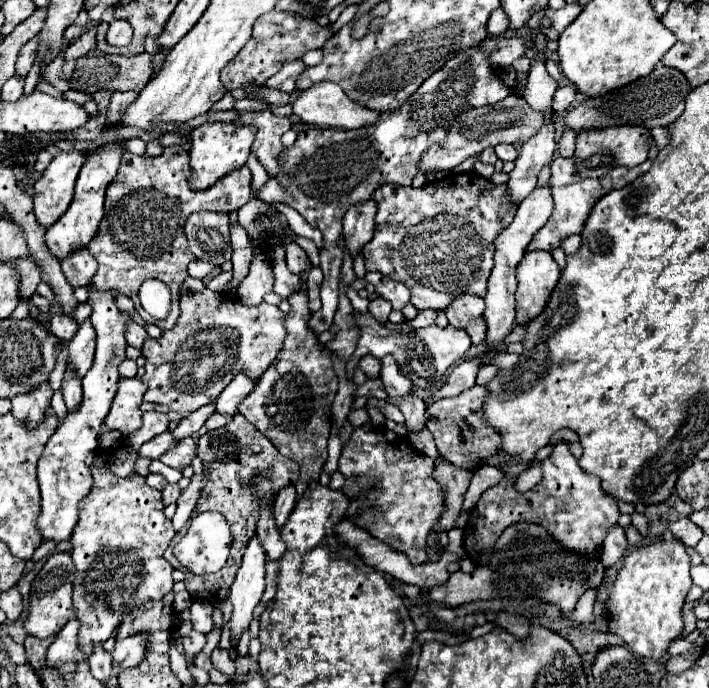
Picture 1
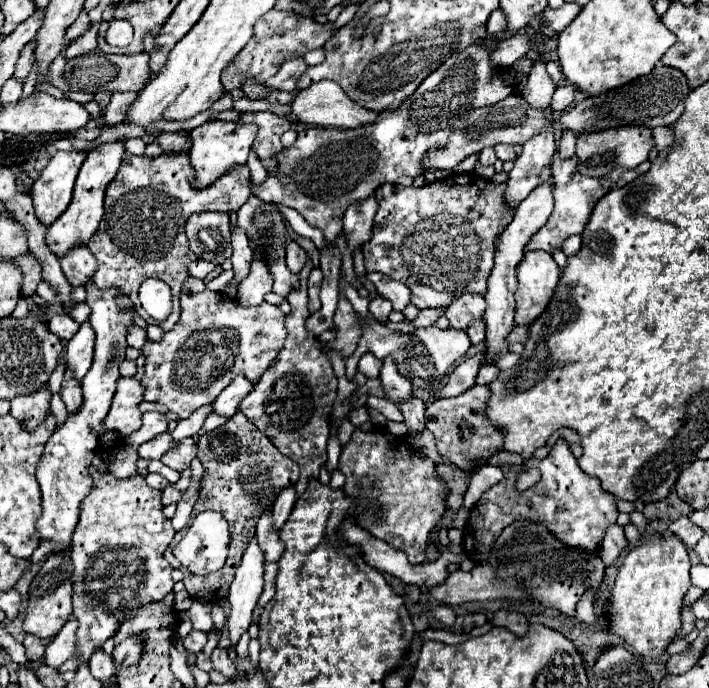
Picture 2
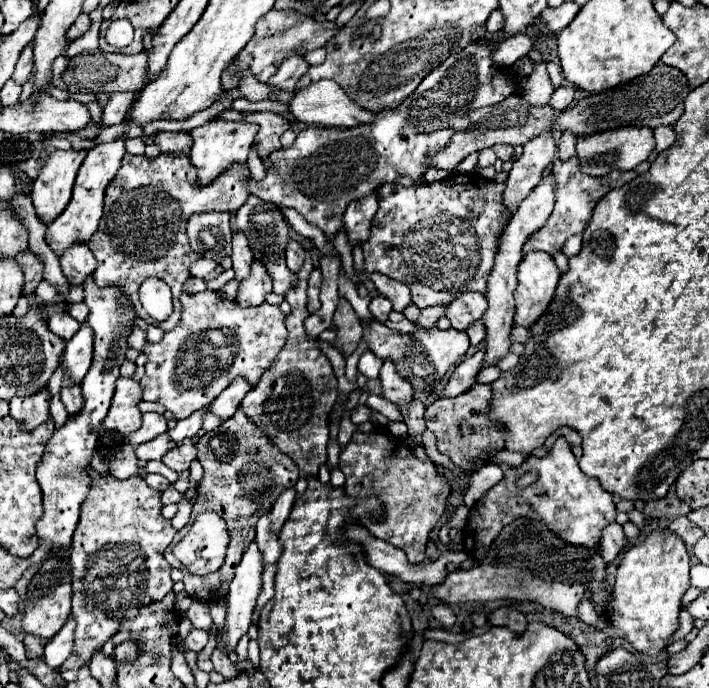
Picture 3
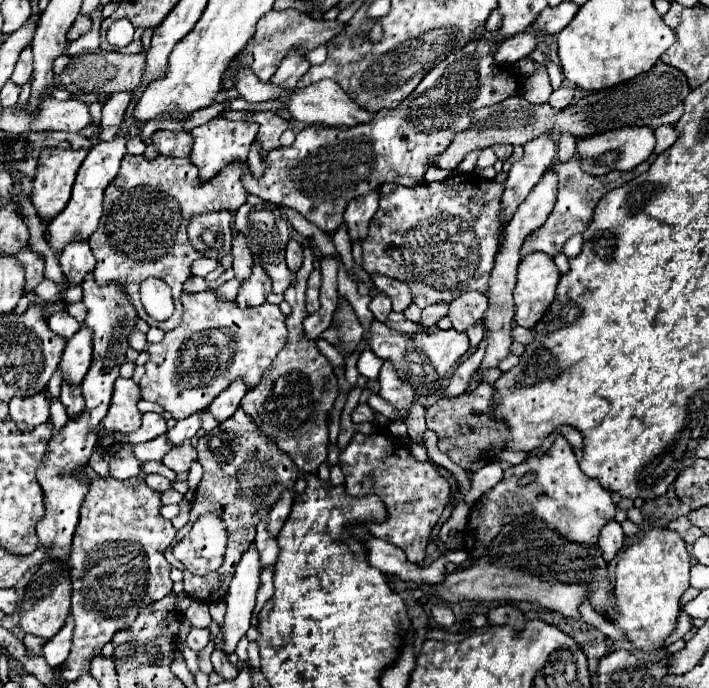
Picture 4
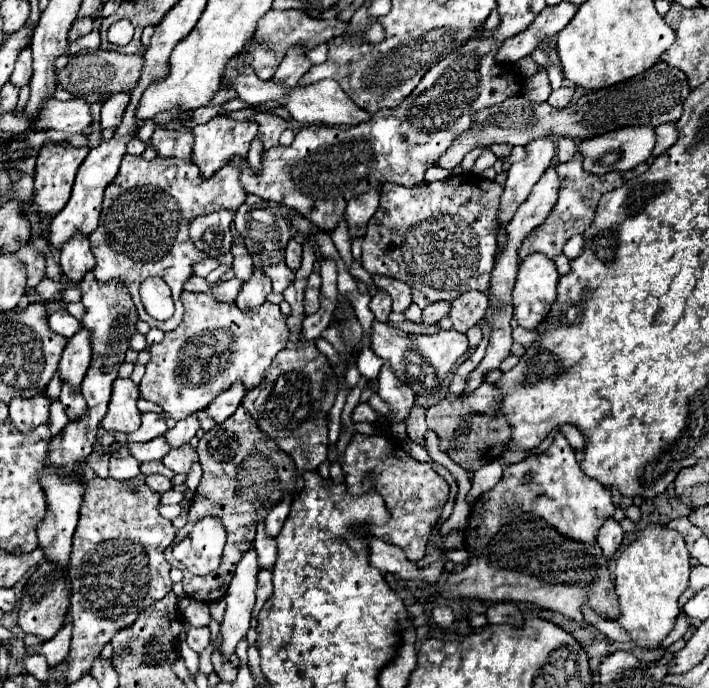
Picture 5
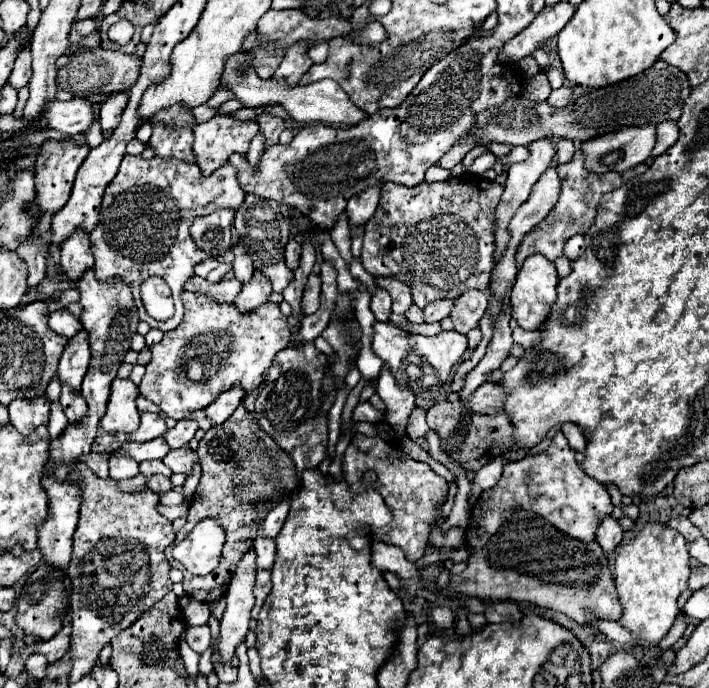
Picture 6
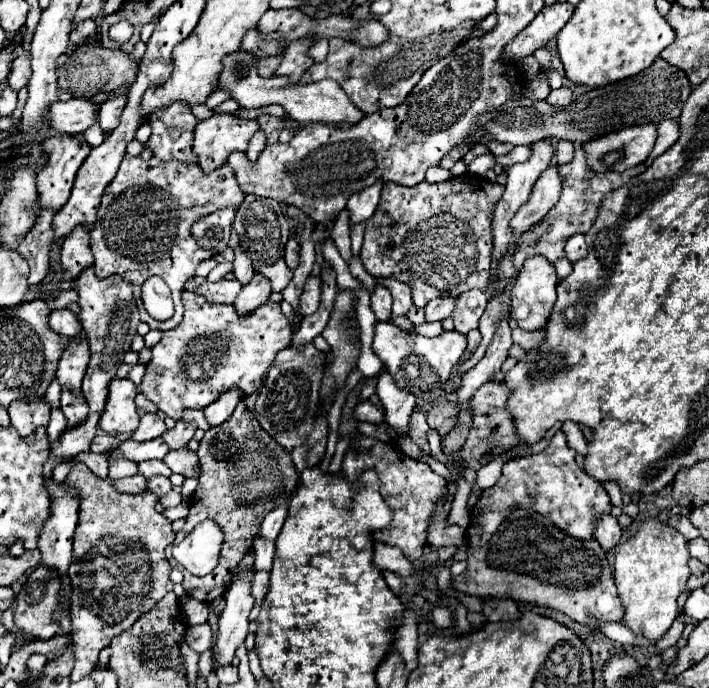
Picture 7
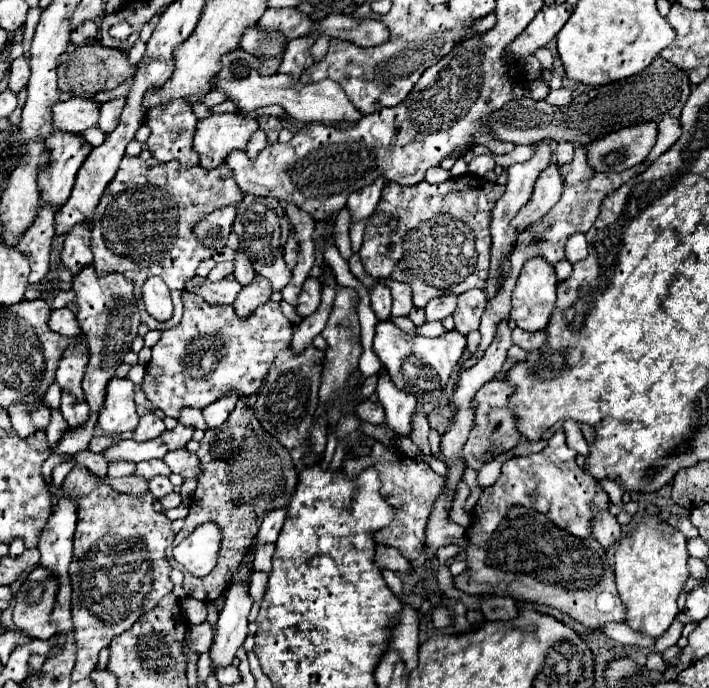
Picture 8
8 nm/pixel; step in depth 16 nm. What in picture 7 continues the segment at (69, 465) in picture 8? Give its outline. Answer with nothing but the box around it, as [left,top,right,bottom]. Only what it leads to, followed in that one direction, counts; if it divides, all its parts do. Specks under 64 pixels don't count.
[52,461,75,483]

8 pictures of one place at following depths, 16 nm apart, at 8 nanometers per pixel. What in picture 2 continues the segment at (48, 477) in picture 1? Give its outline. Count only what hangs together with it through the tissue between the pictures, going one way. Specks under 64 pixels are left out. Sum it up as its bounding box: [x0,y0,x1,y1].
[36,280,134,546]

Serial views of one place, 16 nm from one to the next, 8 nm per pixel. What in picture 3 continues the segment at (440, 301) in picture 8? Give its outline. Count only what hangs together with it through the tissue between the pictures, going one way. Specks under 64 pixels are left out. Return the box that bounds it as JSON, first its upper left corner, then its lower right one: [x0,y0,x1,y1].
[416,304,448,328]

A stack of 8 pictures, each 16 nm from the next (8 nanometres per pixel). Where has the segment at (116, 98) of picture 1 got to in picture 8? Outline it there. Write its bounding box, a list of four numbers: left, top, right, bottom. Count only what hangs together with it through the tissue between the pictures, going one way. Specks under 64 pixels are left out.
[100,98,124,134]

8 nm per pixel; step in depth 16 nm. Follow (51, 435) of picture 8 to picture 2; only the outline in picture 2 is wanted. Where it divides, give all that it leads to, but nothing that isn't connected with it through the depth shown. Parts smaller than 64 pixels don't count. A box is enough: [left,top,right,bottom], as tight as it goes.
[50,394,68,426]

